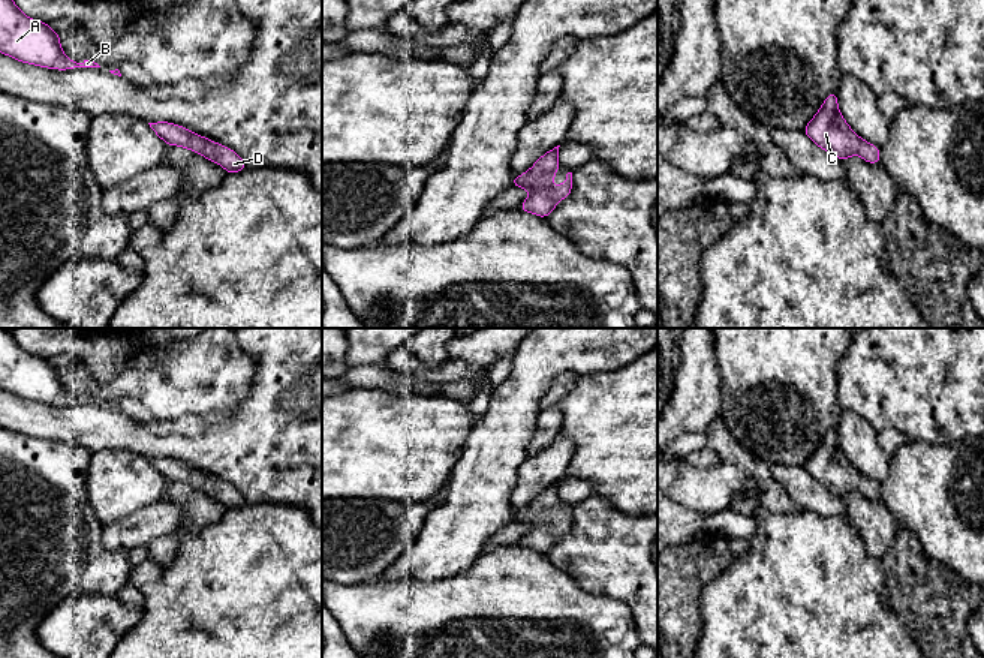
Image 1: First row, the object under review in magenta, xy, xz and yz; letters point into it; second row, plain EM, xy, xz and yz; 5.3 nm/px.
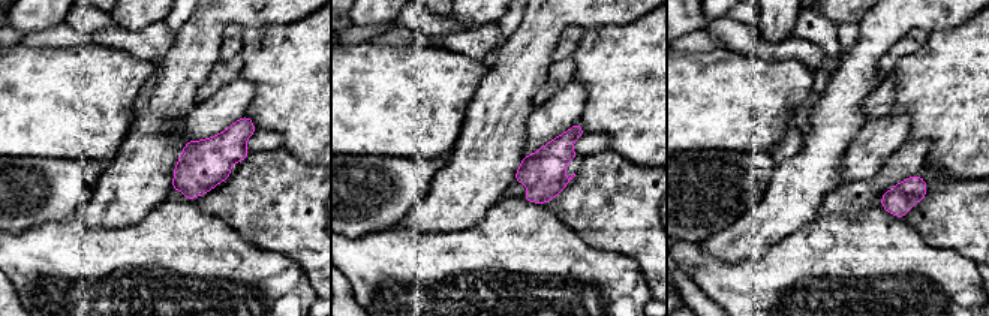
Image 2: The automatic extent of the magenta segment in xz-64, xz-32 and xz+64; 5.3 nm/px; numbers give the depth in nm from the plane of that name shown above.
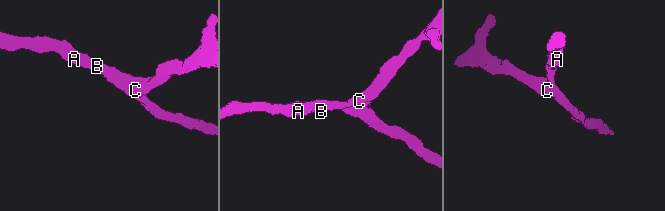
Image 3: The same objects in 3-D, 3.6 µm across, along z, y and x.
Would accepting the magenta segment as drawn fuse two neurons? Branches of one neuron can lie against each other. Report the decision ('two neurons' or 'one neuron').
one neuron

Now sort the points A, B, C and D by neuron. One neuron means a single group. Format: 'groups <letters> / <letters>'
groups A B C D

